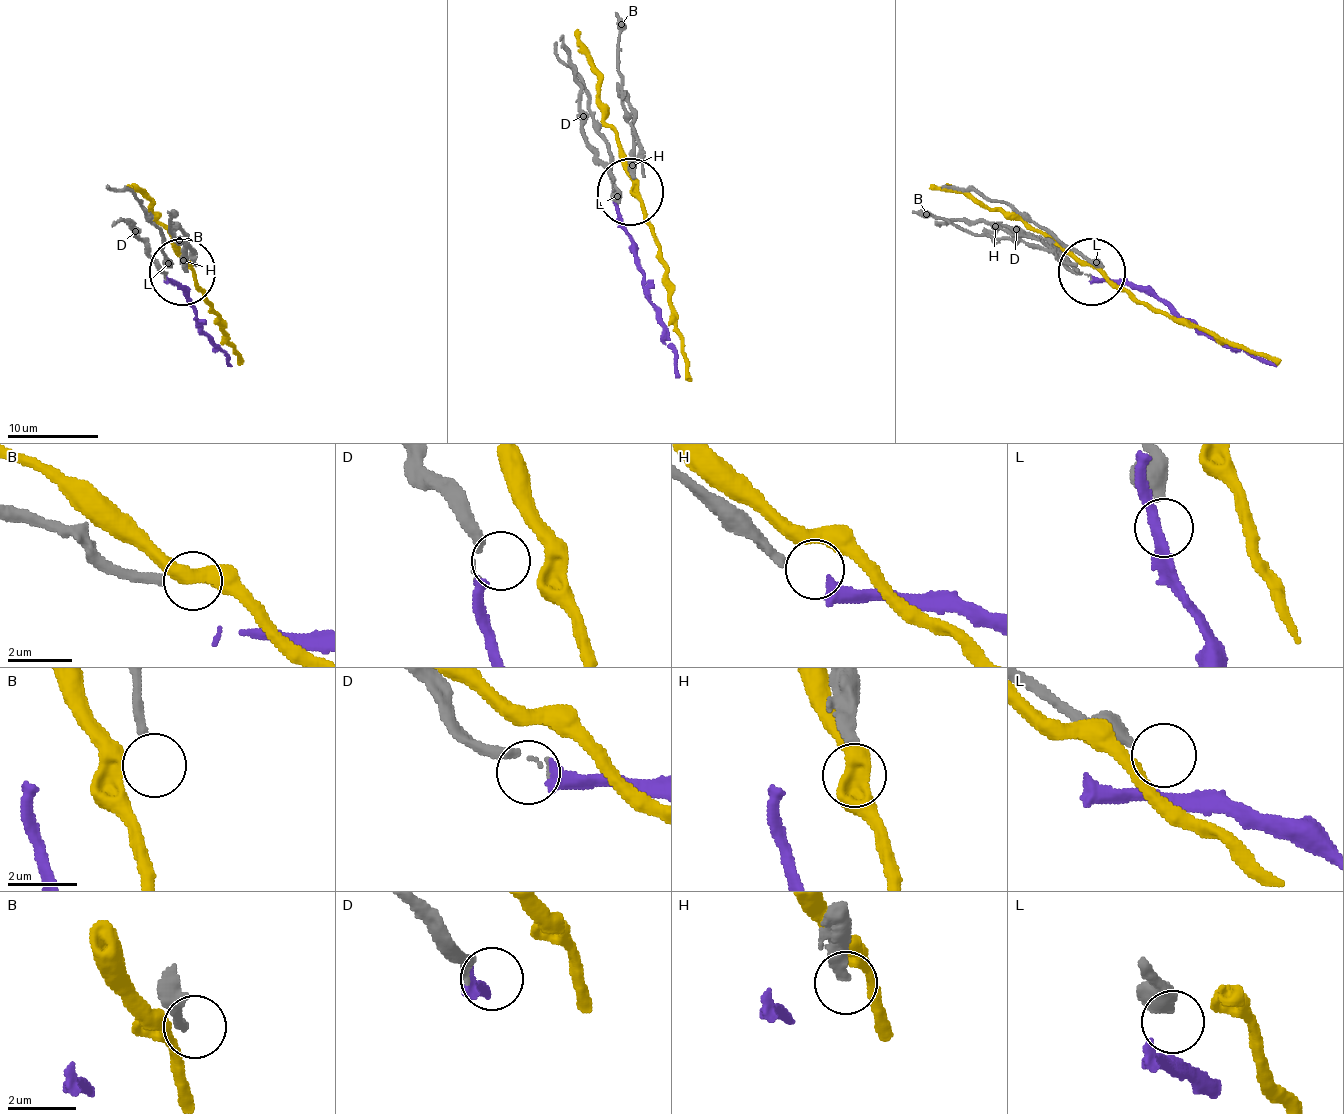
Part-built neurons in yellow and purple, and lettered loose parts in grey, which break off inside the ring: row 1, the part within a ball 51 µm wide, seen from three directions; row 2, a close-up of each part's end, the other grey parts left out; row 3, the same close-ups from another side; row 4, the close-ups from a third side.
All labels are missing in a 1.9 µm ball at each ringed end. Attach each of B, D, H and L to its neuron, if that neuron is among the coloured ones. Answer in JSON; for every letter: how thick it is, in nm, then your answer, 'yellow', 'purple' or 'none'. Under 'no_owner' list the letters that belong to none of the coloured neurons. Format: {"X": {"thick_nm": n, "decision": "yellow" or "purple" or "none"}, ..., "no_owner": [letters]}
{"B": {"thick_nm": 280, "decision": "none"}, "D": {"thick_nm": 240, "decision": "purple"}, "H": {"thick_nm": 360, "decision": "none"}, "L": {"thick_nm": 550, "decision": "none"}, "no_owner": ["B", "H", "L"]}

